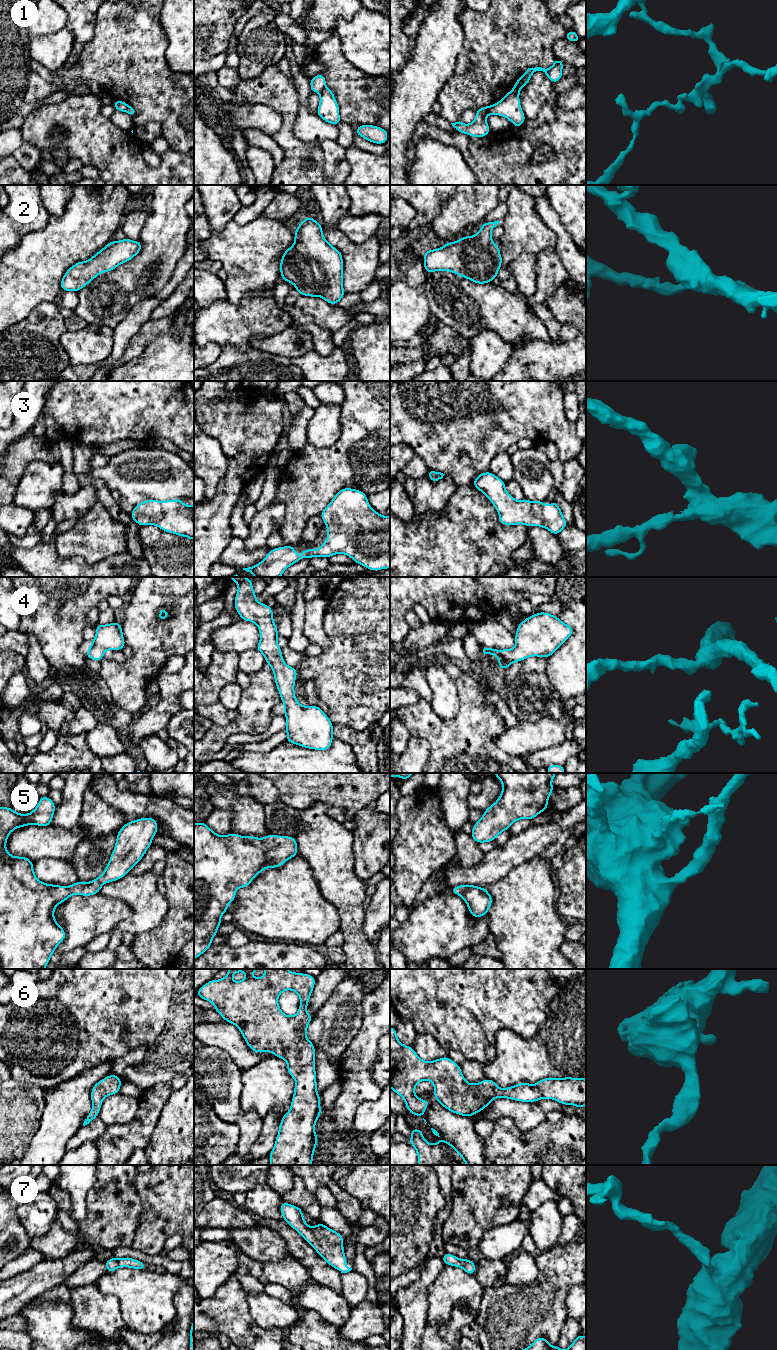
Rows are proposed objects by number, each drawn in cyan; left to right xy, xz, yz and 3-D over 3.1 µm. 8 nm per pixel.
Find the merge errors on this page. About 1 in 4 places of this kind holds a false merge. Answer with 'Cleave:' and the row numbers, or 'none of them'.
Cleave: 1

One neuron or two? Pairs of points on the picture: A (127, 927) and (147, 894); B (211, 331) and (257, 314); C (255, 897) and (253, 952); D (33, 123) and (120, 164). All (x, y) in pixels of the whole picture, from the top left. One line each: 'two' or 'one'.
A: one
B: one
C: two
D: one

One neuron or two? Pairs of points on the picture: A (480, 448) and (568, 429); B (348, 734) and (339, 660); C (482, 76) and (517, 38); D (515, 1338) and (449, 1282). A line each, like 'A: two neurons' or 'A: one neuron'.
A: one neuron
B: two neurons
C: one neuron
D: two neurons

